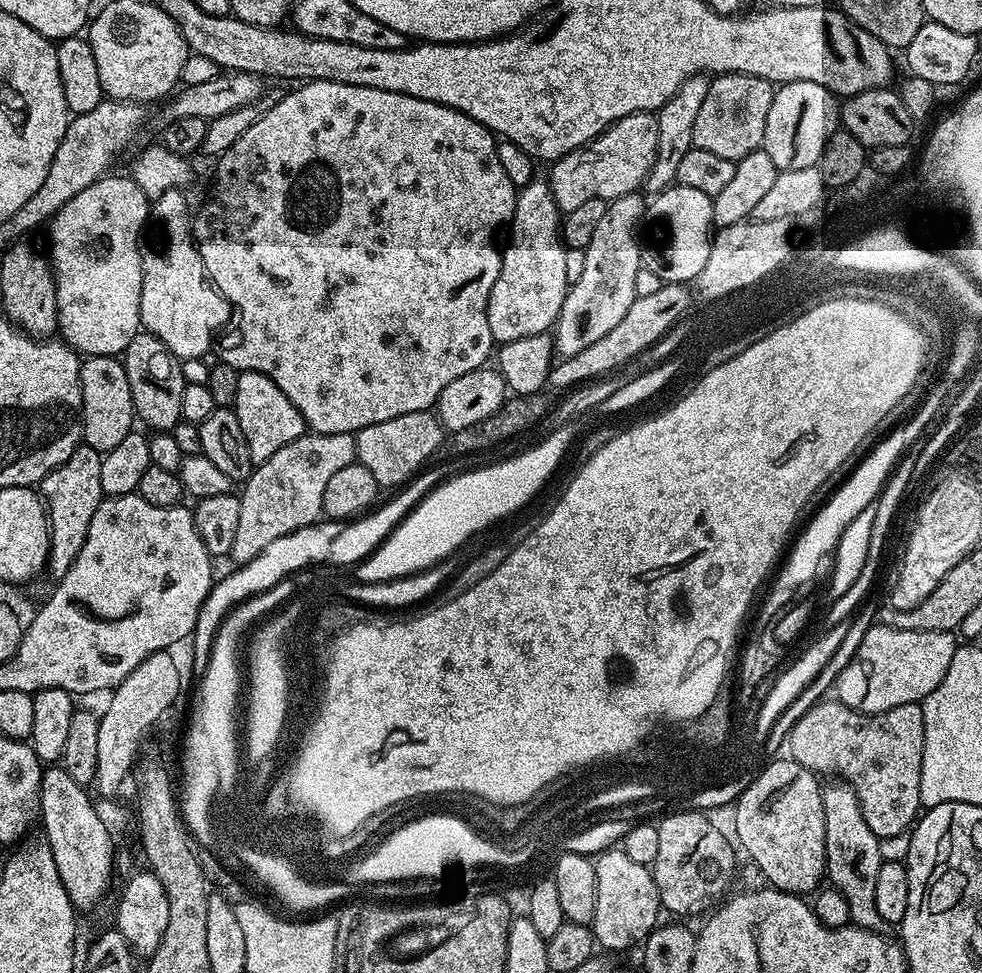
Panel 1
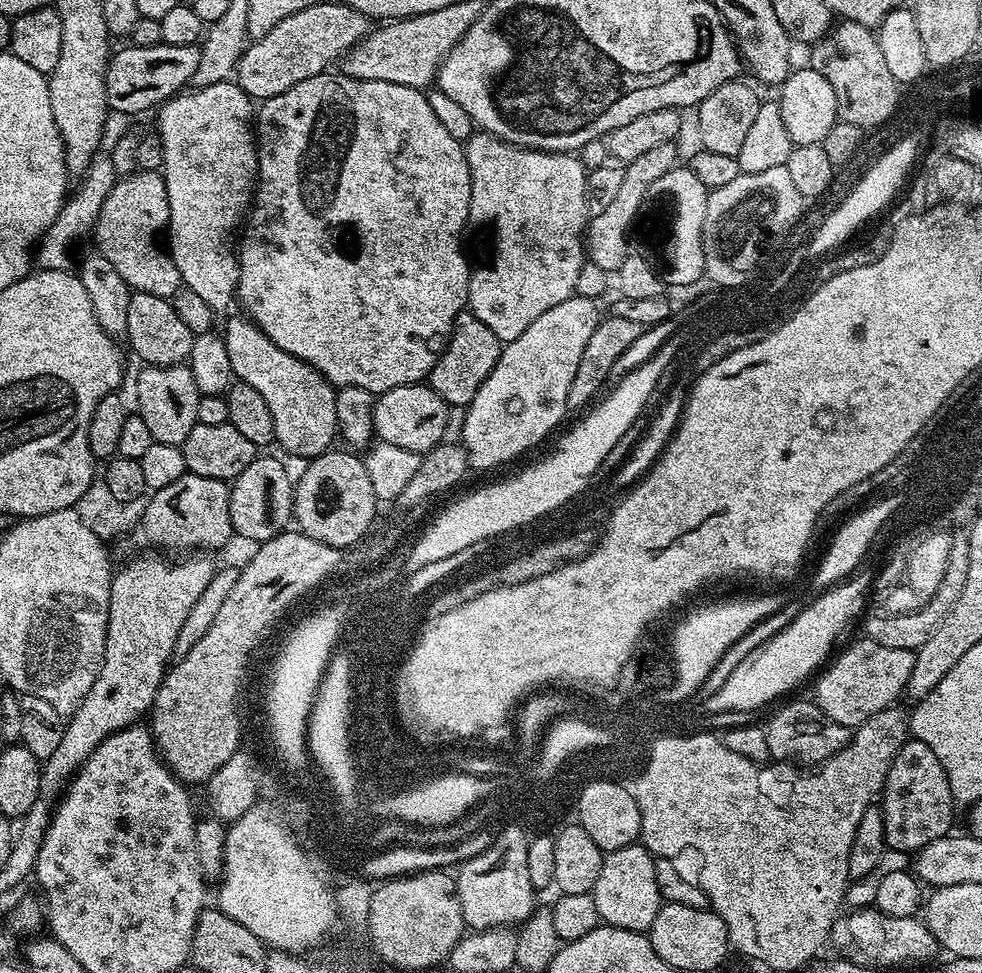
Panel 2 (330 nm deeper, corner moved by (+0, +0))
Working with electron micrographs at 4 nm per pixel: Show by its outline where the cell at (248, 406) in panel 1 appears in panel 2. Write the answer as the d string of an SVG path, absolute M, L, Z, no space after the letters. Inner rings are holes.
M240 316L234 317L228 329L222 332L226 354L230 354L233 377L262 394L273 418L273 434L277 445L280 443L292 456L321 456L333 447L332 439L335 441L338 436L334 414L336 388L309 364L274 346L274 342L270 342L270 338L262 334L256 324Z

